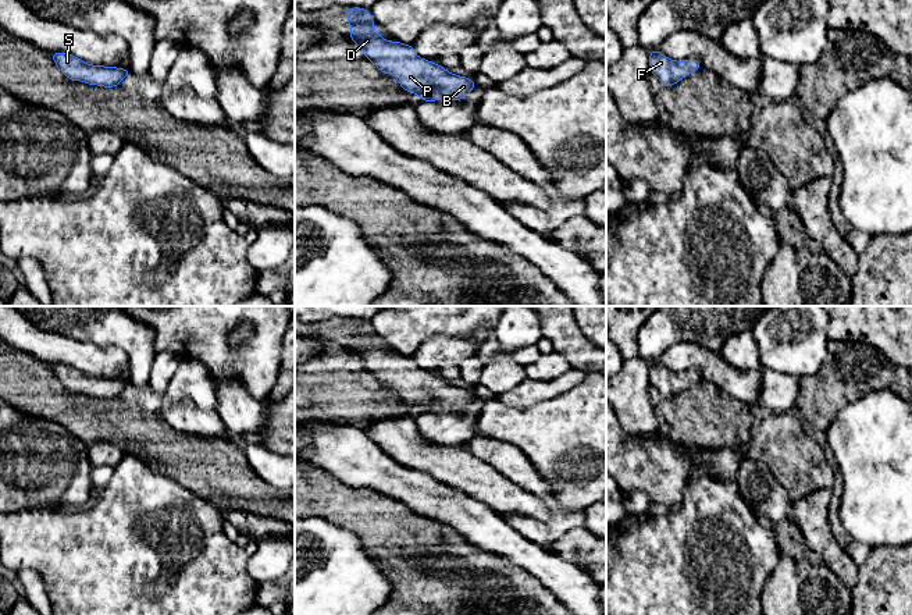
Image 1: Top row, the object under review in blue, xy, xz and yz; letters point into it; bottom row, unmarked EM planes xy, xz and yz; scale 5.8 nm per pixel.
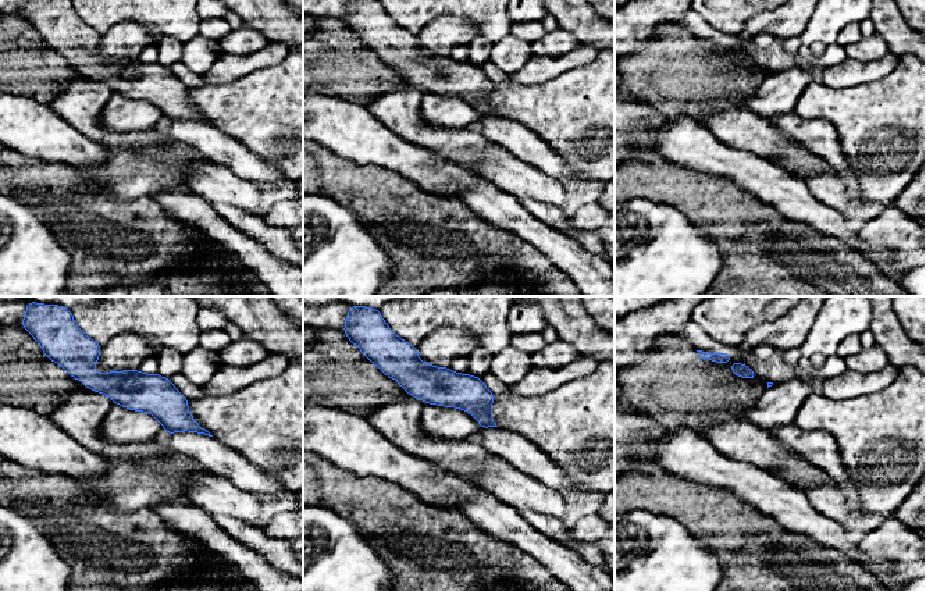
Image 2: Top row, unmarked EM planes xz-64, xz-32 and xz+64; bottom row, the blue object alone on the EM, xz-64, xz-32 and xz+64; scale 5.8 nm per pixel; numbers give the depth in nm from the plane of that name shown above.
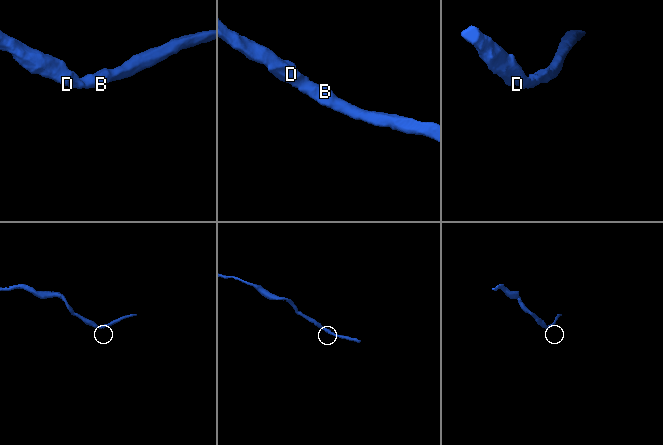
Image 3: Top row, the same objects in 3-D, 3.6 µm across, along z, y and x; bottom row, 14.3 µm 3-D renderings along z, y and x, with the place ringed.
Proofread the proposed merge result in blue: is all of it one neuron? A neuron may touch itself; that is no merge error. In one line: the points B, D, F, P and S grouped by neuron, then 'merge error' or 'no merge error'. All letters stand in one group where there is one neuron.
B D F P S | no merge error

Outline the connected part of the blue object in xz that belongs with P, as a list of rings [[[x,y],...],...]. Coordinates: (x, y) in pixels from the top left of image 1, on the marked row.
[[[348,8],[346,18],[353,28],[348,36],[364,56],[378,70],[393,74],[405,90],[418,95],[423,102],[462,100],[474,89],[474,79],[453,75],[442,65],[417,57],[413,46],[382,39],[371,28],[374,18],[368,10]]]

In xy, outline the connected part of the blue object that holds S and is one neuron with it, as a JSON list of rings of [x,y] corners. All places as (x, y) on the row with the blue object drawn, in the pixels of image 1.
[[[50,53],[50,56],[53,57],[57,68],[67,78],[72,81],[83,81],[89,85],[113,88],[118,86],[127,75],[131,75],[129,68],[124,70],[115,67],[88,65],[72,54]]]

